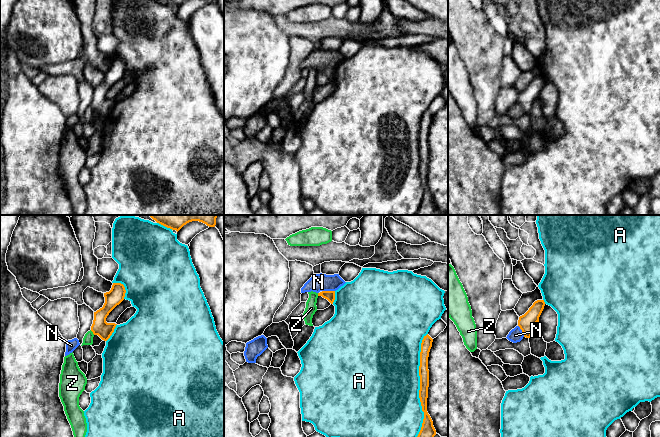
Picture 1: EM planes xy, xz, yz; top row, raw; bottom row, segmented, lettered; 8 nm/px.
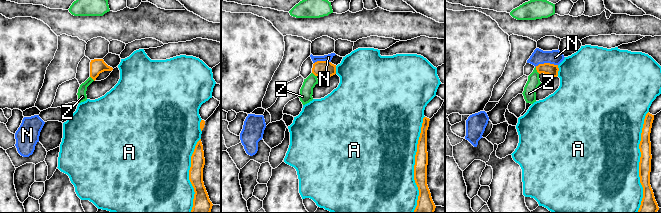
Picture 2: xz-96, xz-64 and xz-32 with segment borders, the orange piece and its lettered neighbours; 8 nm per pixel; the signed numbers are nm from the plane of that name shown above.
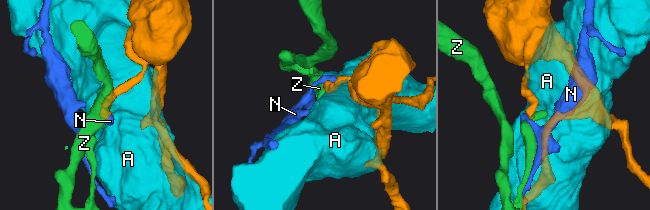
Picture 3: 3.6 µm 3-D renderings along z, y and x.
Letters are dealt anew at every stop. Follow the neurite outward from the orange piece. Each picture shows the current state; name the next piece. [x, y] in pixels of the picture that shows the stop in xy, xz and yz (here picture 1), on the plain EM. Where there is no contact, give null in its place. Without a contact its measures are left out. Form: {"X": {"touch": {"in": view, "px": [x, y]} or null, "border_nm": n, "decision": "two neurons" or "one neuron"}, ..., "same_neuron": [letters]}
{"A": {"touch": {"in": "xz", "px": [420, 162]}, "border_nm": 850, "decision": "two neurons"}, "N": {"touch": {"in": "xz", "px": [328, 67]}, "border_nm": 100, "decision": "two neurons"}, "Z": {"touch": {"in": "xy", "px": [92, 107]}, "border_nm": 50, "decision": "two neurons"}, "same_neuron": []}

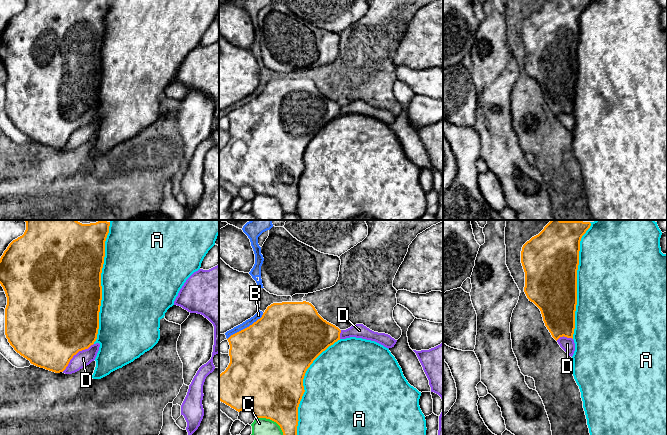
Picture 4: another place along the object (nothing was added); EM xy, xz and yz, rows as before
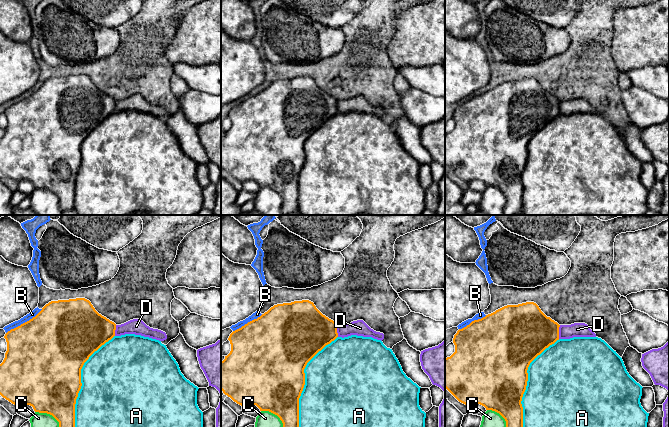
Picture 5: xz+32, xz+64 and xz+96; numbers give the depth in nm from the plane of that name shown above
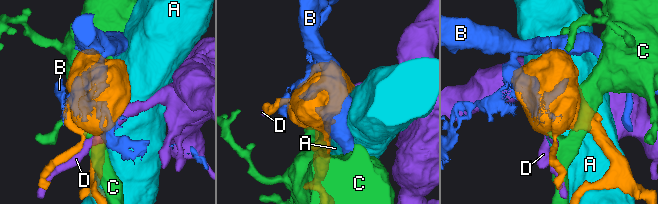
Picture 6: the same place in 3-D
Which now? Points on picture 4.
{"A": {"touch": {"in": "xy", "px": [100, 60]}, "border_nm": 950, "decision": "one neuron"}, "B": {"touch": {"in": "xz", "px": [245, 104]}, "border_nm": 360, "decision": "two neurons"}, "C": {"touch": {"in": "xz", "px": [273, 196]}, "border_nm": 280, "decision": "two neurons"}, "D": {"touch": {"in": "xy", "px": [75, 130]}, "border_nm": 340, "decision": "two neurons"}, "same_neuron": ["A"]}

